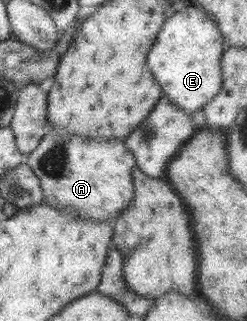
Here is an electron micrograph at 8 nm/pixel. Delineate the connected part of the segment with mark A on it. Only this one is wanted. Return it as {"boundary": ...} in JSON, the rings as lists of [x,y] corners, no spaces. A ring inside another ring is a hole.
{"boundary":[[[51,129],[34,152],[27,155],[25,162],[40,179],[44,195],[42,203],[56,209],[68,209],[84,219],[116,218],[134,196],[132,169],[136,166],[136,157],[126,147],[124,139],[90,140],[78,133]]]}

